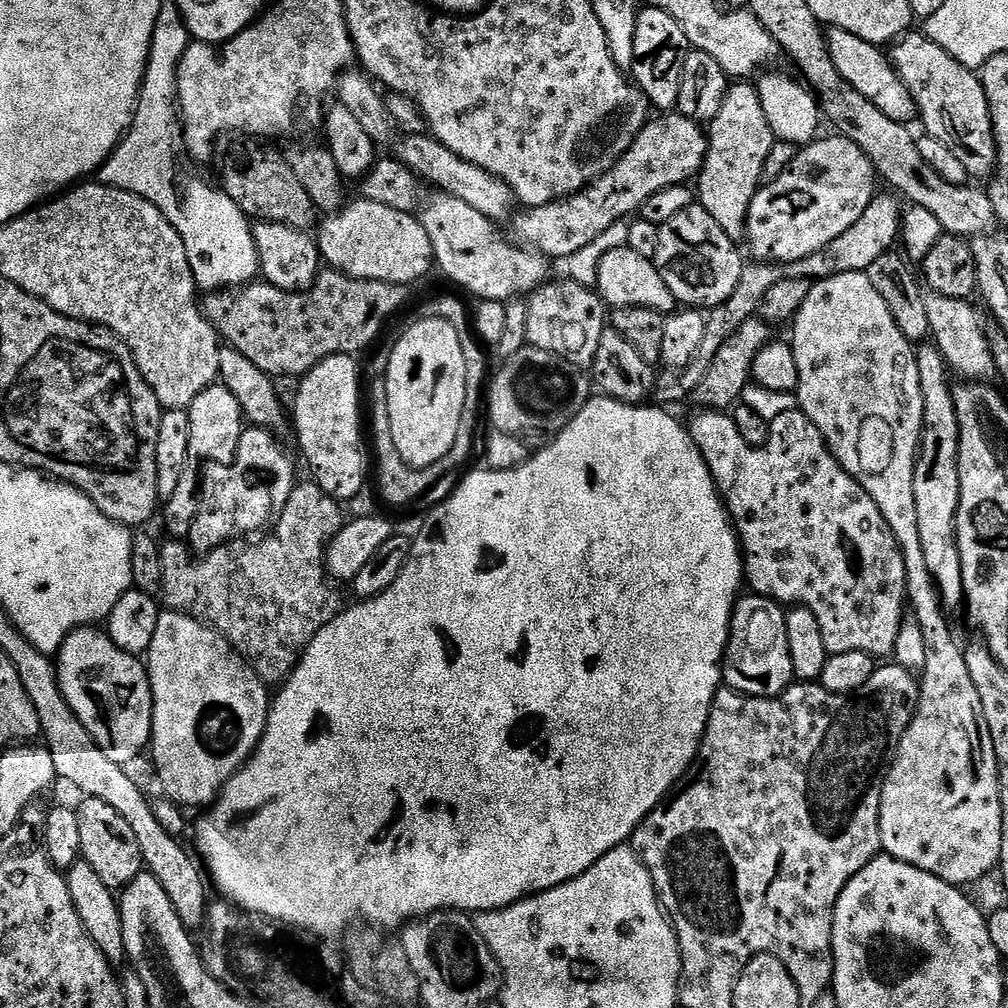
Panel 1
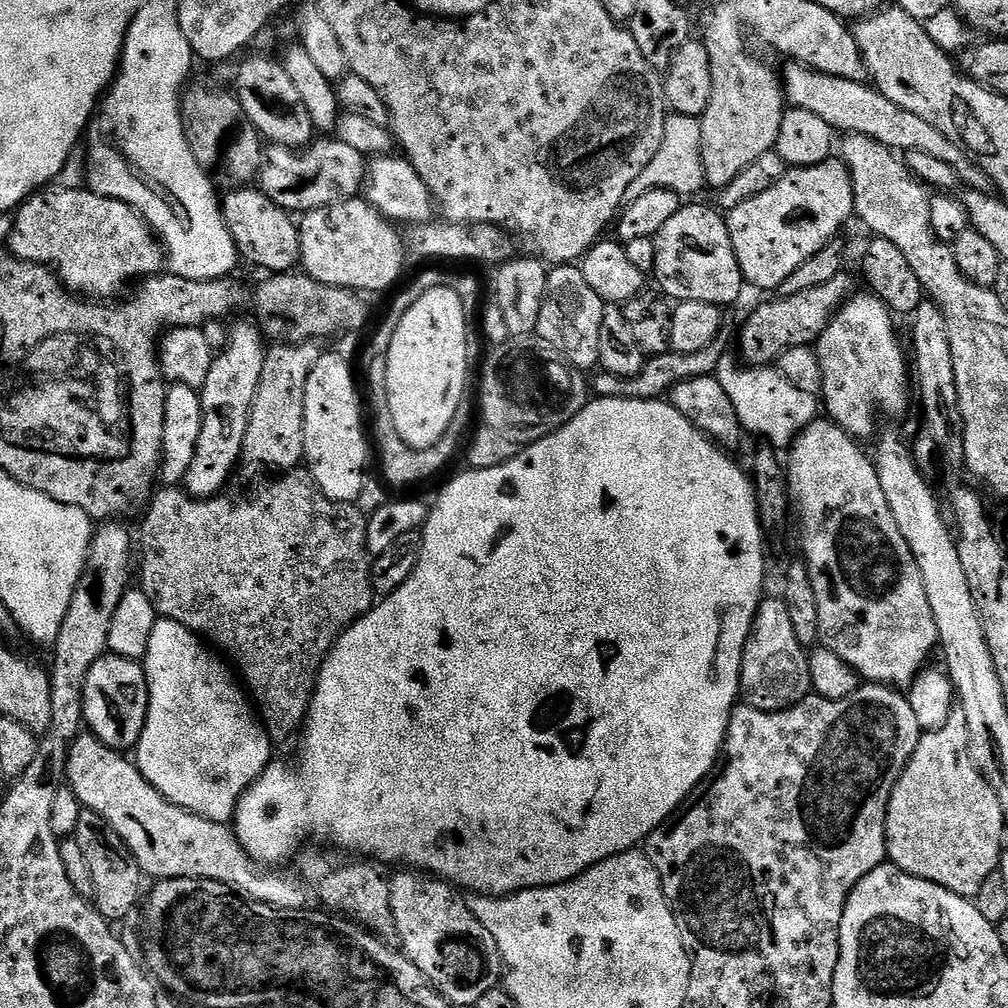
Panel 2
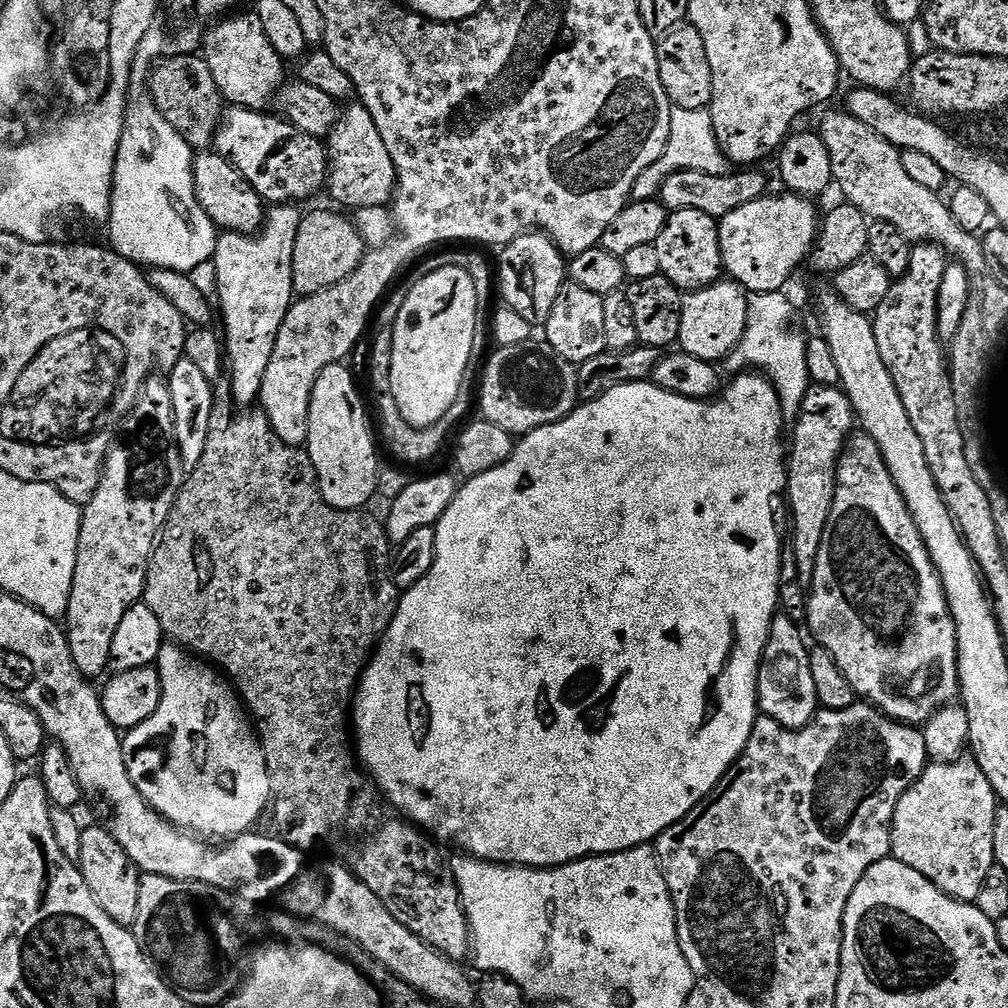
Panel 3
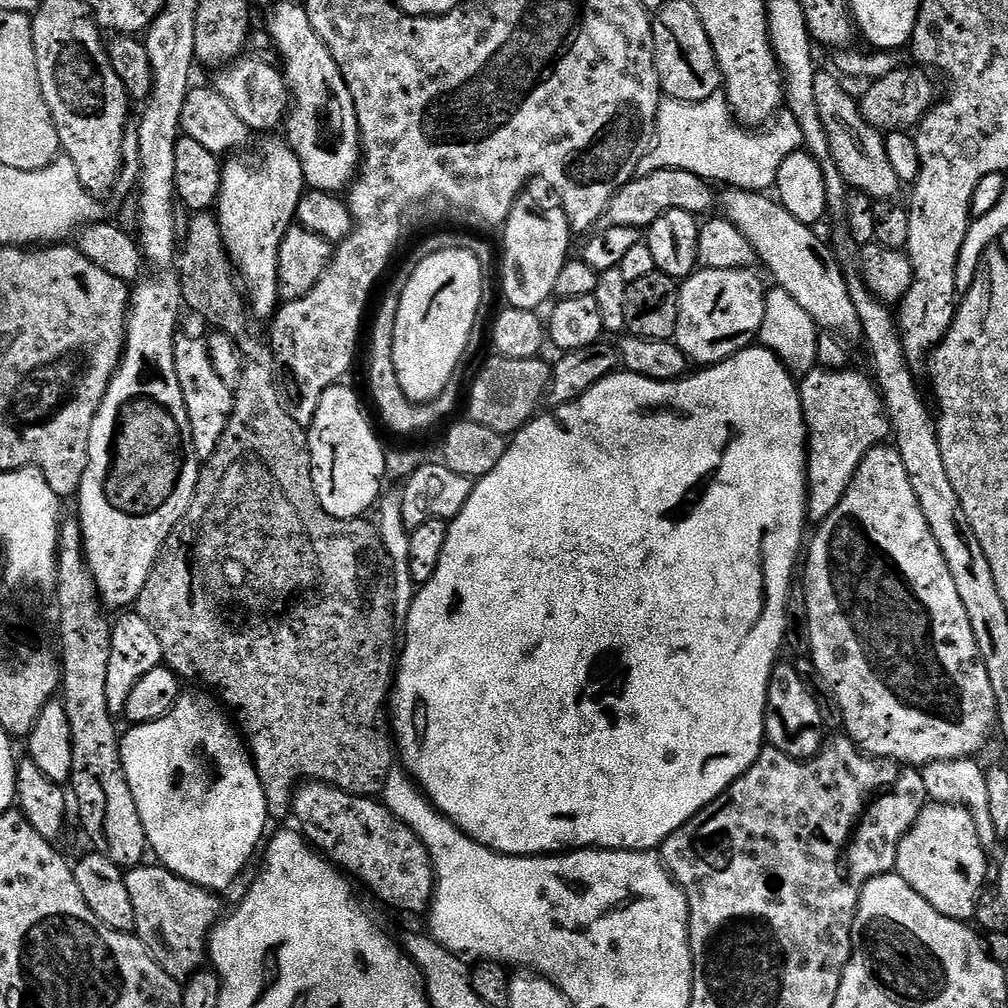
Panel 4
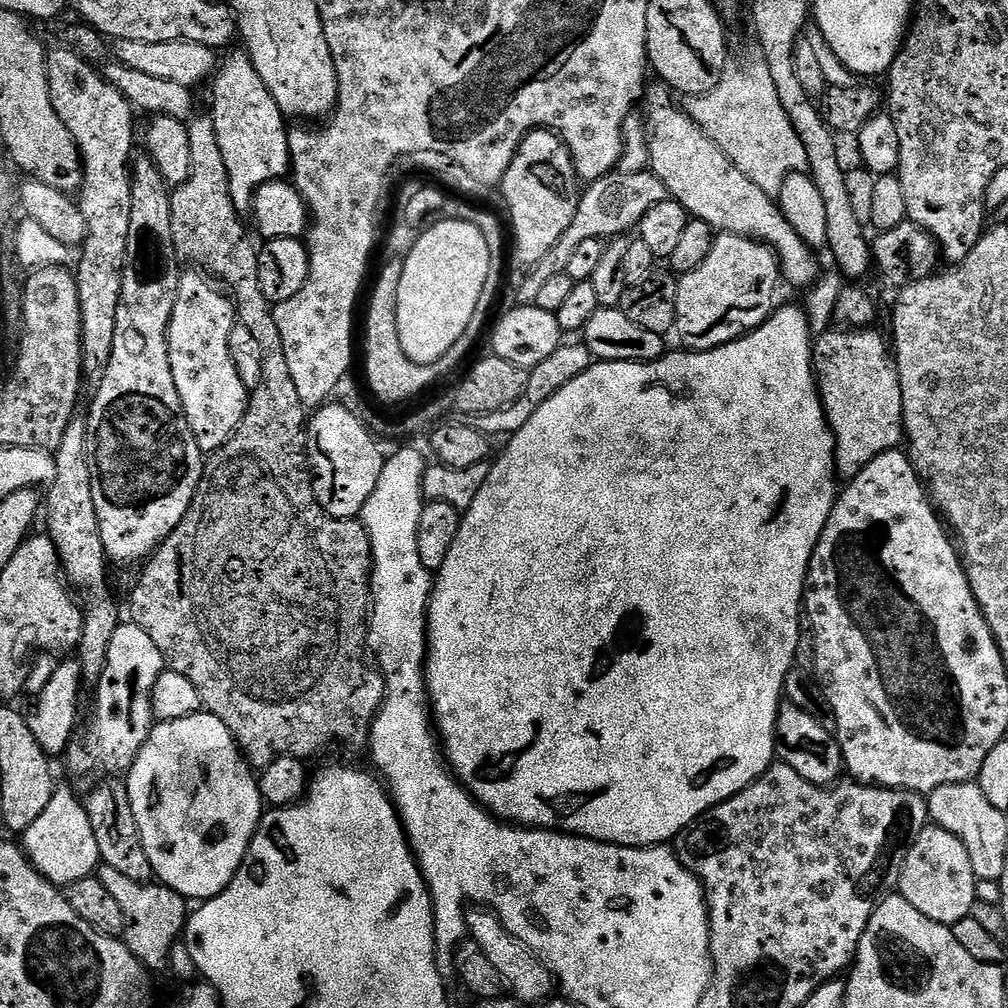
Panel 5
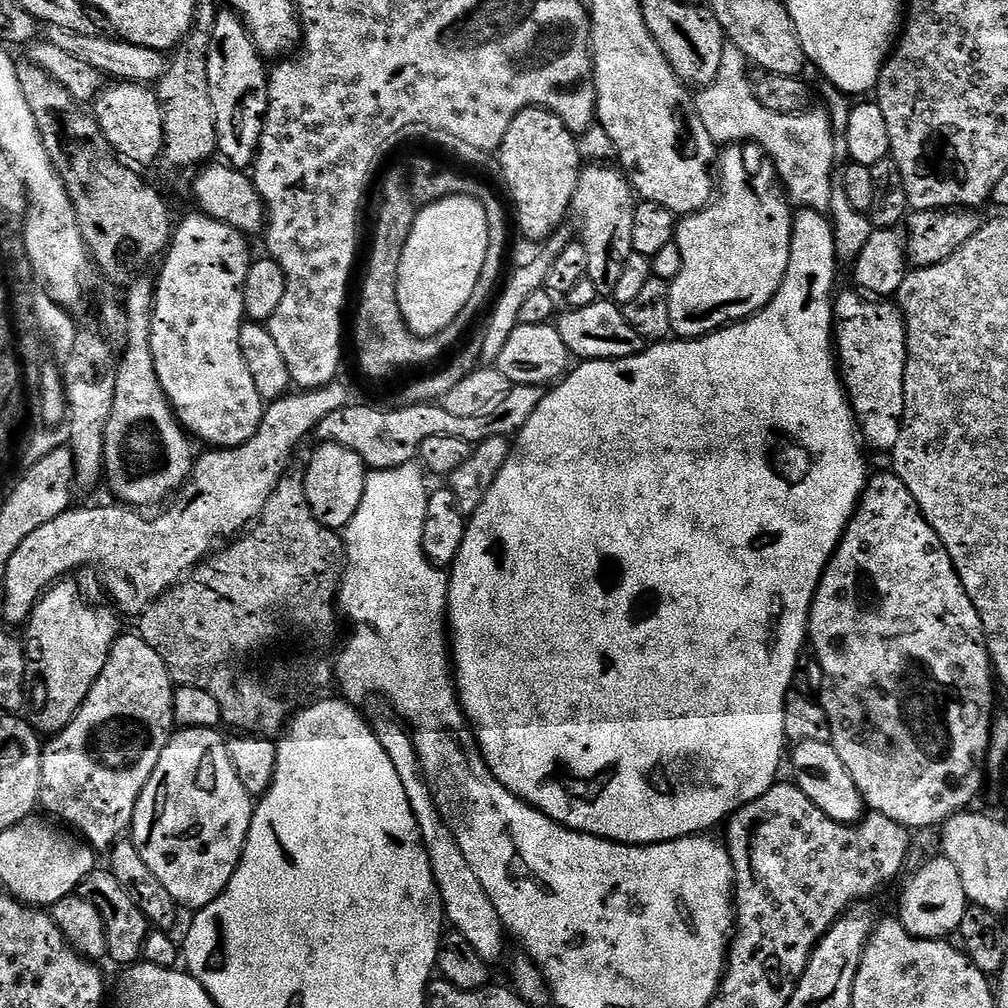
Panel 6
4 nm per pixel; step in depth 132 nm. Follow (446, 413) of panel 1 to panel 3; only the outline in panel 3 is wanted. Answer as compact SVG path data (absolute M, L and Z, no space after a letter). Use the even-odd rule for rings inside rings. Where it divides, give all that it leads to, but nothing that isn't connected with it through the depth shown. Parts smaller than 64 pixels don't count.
M447 264L444 268L439 268L433 272L424 272L421 277L421 280L412 289L407 289L404 292L404 301L398 310L398 318L392 327L392 361L390 362L392 397L394 402L398 402L398 410L402 414L402 418L406 418L406 422L410 422L410 426L415 428L425 428L426 426L439 424L440 419L446 414L446 410L450 410L450 406L454 406L454 398L458 398L458 390L465 387L466 380L464 380L464 375L468 372L468 363L472 360L472 347L476 344L476 311L480 308L481 300L476 290L476 283L470 278L470 274L464 268Z

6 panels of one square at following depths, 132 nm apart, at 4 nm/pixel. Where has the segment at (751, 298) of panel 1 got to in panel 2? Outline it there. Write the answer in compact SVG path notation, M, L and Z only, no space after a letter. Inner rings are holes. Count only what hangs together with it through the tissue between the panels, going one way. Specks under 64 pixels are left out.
M721 330L716 340L706 346L706 350L698 350L687 356L681 352L671 350L647 357L642 370L636 376L622 378L618 374L610 374L603 370L597 371L596 377L591 377L590 388L599 398L626 398L627 400L658 400L667 397L673 386L690 378L702 378L703 376L715 376L718 362L729 351L727 331Z

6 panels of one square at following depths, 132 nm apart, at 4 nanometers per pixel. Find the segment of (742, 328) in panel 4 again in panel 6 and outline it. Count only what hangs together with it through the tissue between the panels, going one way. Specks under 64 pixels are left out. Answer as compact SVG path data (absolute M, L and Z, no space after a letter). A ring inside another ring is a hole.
M756 143L729 144L718 156L718 195L708 207L677 223L674 241L681 251L680 273L670 281L670 322L680 338L716 332L761 312L782 286L790 266L794 208L781 187L771 157Z

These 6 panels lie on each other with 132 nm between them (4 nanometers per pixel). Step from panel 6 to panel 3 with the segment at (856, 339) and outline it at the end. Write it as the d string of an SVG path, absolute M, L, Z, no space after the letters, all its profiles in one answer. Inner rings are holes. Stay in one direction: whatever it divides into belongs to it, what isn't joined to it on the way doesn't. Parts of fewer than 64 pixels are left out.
M809 387L800 413L791 425L790 447L786 452L786 501L792 511L792 556L804 586L811 585L814 566L818 562L818 546L822 546L822 534L826 534L826 522L836 493L836 464L853 432L852 404L843 388Z

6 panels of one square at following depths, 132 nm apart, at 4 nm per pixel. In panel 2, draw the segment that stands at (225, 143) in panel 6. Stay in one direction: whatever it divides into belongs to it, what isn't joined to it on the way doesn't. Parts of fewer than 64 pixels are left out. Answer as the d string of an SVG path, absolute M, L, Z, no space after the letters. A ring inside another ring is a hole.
M251 319L248 320L231 325L228 345L213 359L210 374L206 374L206 382L198 389L204 411L202 435L198 437L194 462L190 470L186 470L182 485L184 491L195 500L211 500L212 497L221 495L236 463L241 463L244 454L246 426L250 422L252 403L256 397L266 355L266 344L259 327Z

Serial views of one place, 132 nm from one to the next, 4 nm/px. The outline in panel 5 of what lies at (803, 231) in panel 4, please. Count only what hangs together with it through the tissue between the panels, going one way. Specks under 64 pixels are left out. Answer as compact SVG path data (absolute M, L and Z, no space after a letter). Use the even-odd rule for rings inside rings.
M649 87L646 92L646 104L649 104L648 112L646 111L648 162L652 175L662 182L665 193L671 199L677 200L691 219L708 223L717 233L745 236L748 240L757 240L768 245L780 262L783 279L787 283L789 280L796 288L811 289L822 275L822 267L820 268L819 262L816 261L817 253L808 247L806 241L798 238L798 232L790 226L790 222L786 222L779 203L758 189L750 178L744 177L741 170L732 164L730 158L688 116L685 109L672 105L673 93L667 87L659 87Z

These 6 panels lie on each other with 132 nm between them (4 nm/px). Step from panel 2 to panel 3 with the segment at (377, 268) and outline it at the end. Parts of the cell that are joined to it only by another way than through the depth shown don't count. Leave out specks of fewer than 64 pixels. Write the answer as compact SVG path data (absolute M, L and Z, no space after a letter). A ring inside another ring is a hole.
M339 211L336 212L312 212L303 217L298 226L298 242L294 242L294 274L292 275L292 290L297 297L313 296L316 292L326 290L342 278L346 278L361 264L366 255L366 249L362 238L358 234L355 223L348 220Z

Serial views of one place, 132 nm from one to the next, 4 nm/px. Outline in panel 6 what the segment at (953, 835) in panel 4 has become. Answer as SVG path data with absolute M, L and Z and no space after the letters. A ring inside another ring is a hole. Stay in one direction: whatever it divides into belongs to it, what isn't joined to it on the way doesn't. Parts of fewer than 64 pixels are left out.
M936 854L933 860L928 860L912 876L912 881L904 888L904 893L900 896L900 912L898 919L902 926L911 936L917 936L923 940L943 940L951 937L957 931L962 922L962 914L966 914L969 907L966 898L966 890L962 890L962 878L958 875L958 869L954 862L950 862L943 854Z

